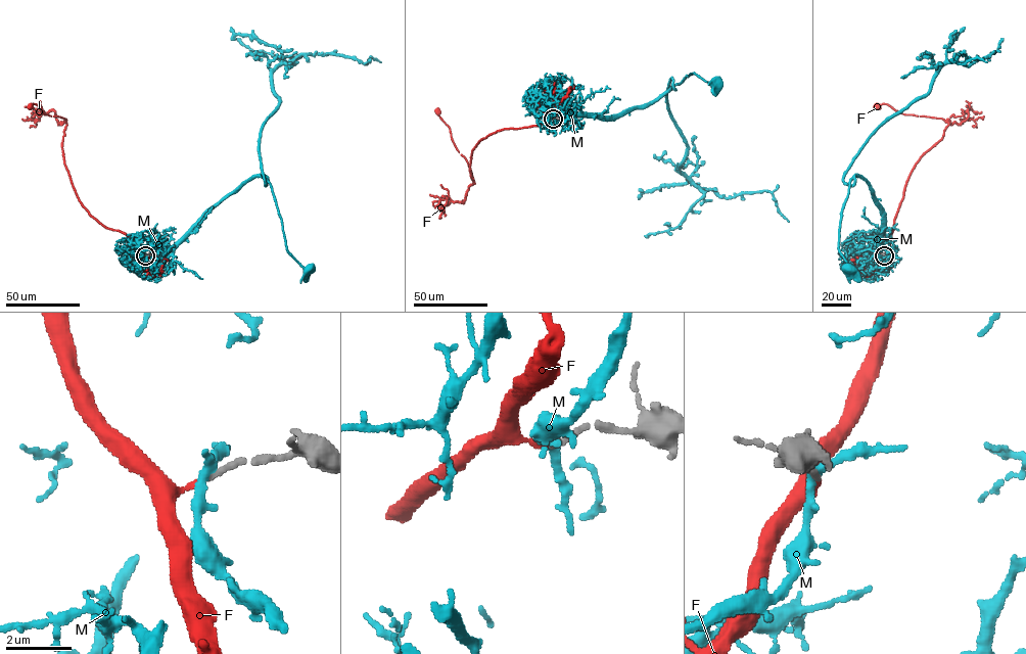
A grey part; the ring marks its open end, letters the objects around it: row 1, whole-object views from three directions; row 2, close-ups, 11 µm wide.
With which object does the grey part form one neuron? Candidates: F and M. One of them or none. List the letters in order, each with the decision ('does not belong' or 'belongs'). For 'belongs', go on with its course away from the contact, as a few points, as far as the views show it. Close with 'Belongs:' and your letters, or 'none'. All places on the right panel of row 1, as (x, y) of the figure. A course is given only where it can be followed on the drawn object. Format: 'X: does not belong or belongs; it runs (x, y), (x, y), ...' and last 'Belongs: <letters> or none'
F: belongs
M: does not belong
Belongs: F

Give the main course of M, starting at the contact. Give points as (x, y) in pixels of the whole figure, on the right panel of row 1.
M: (884, 254), (877, 262), (882, 208), (872, 188), (854, 176), (839, 231), (839, 252), (853, 271), (849, 268)

